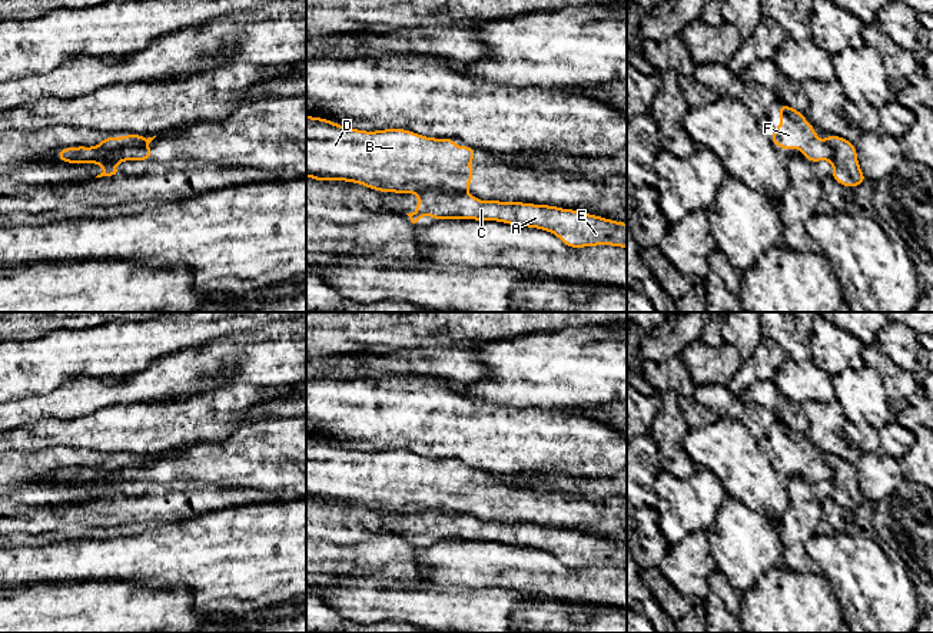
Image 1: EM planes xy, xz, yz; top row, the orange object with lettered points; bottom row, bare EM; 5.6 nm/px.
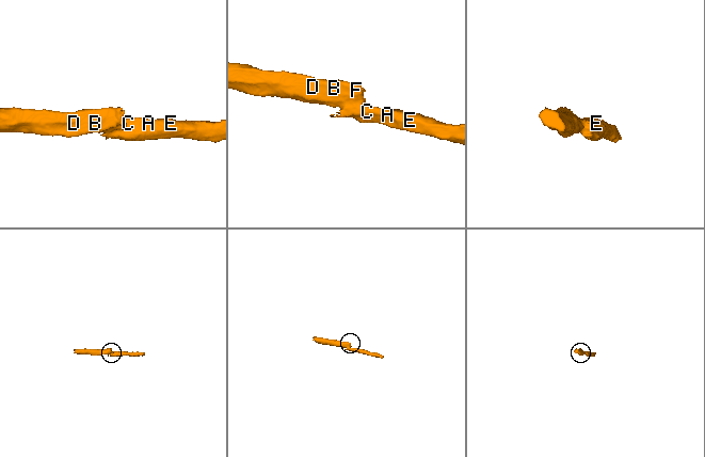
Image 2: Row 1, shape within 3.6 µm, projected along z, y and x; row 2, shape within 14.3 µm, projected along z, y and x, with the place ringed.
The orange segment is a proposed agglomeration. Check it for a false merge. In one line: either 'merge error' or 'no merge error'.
merge error

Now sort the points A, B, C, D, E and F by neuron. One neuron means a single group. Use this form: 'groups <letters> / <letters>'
groups A C E / B D F

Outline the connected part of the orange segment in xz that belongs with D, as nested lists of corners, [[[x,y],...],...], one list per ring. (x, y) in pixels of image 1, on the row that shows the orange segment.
[[[306,116],[306,176],[319,182],[343,180],[378,192],[466,195],[474,179],[471,168],[477,149],[458,148],[451,137],[426,137],[408,129],[366,132],[345,127],[329,119]]]

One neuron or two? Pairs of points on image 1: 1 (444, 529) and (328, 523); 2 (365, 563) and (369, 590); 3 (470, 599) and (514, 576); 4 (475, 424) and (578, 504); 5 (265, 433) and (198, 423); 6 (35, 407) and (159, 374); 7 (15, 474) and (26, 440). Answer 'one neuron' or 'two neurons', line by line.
1: one neuron
2: two neurons
3: two neurons
4: two neurons
5: two neurons
6: one neuron
7: two neurons

